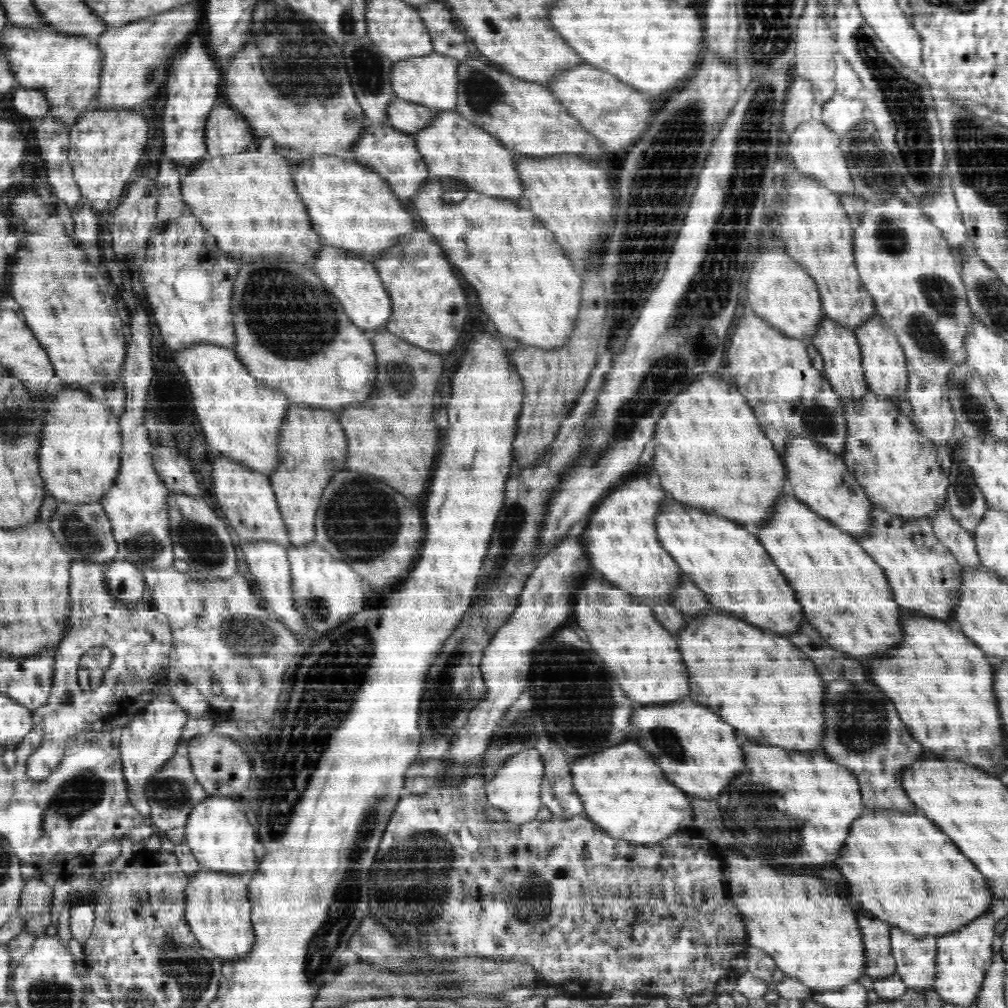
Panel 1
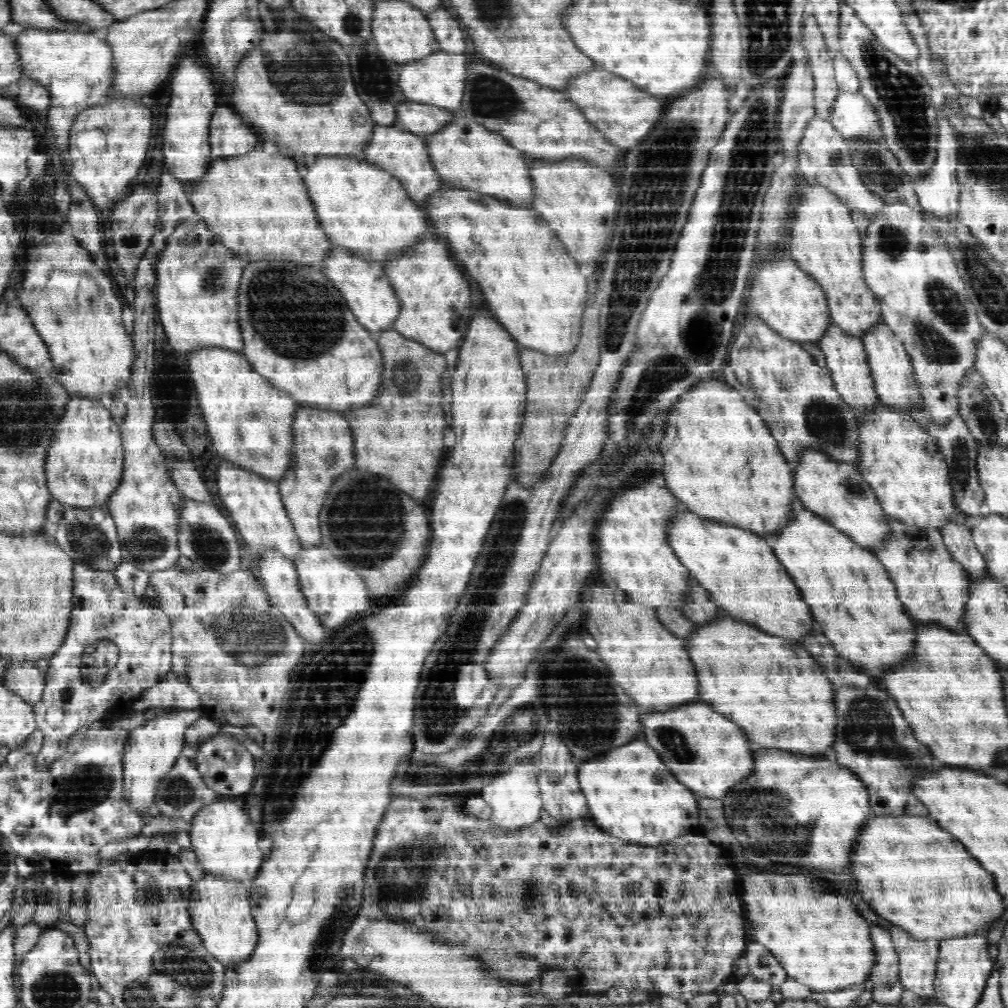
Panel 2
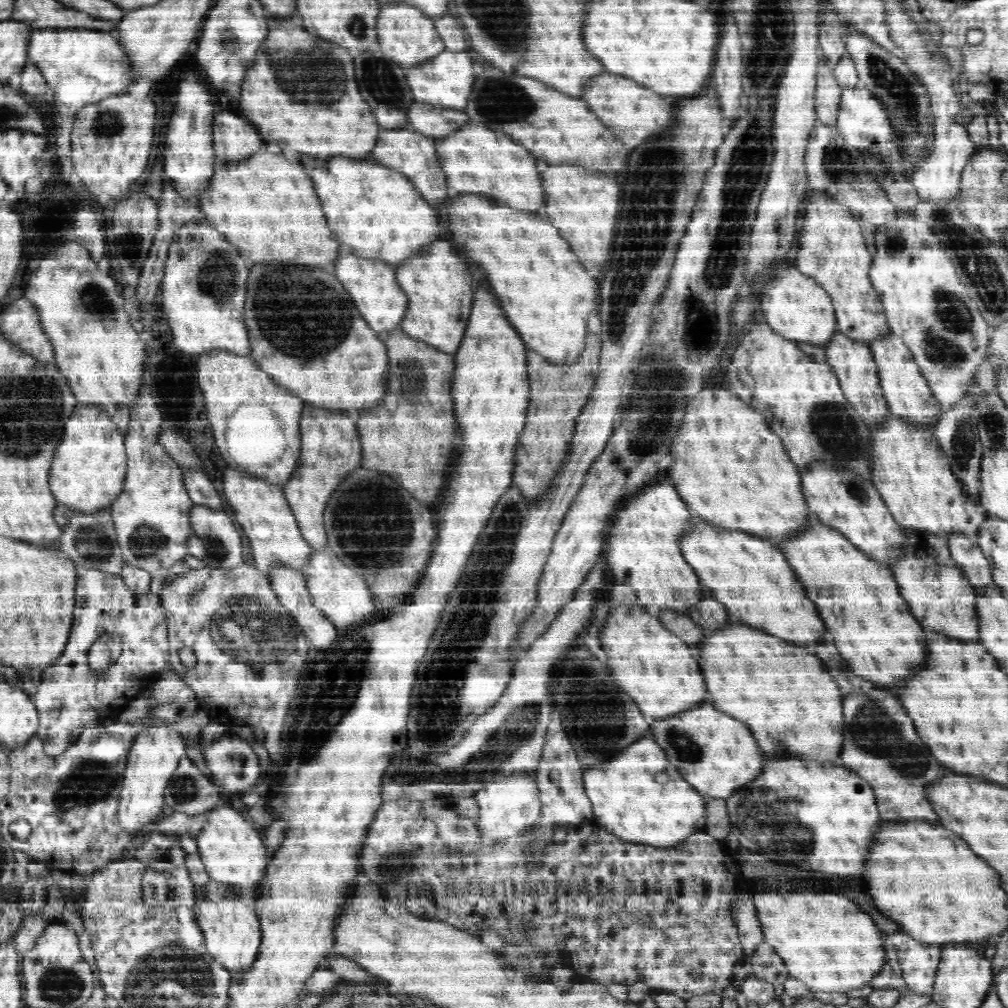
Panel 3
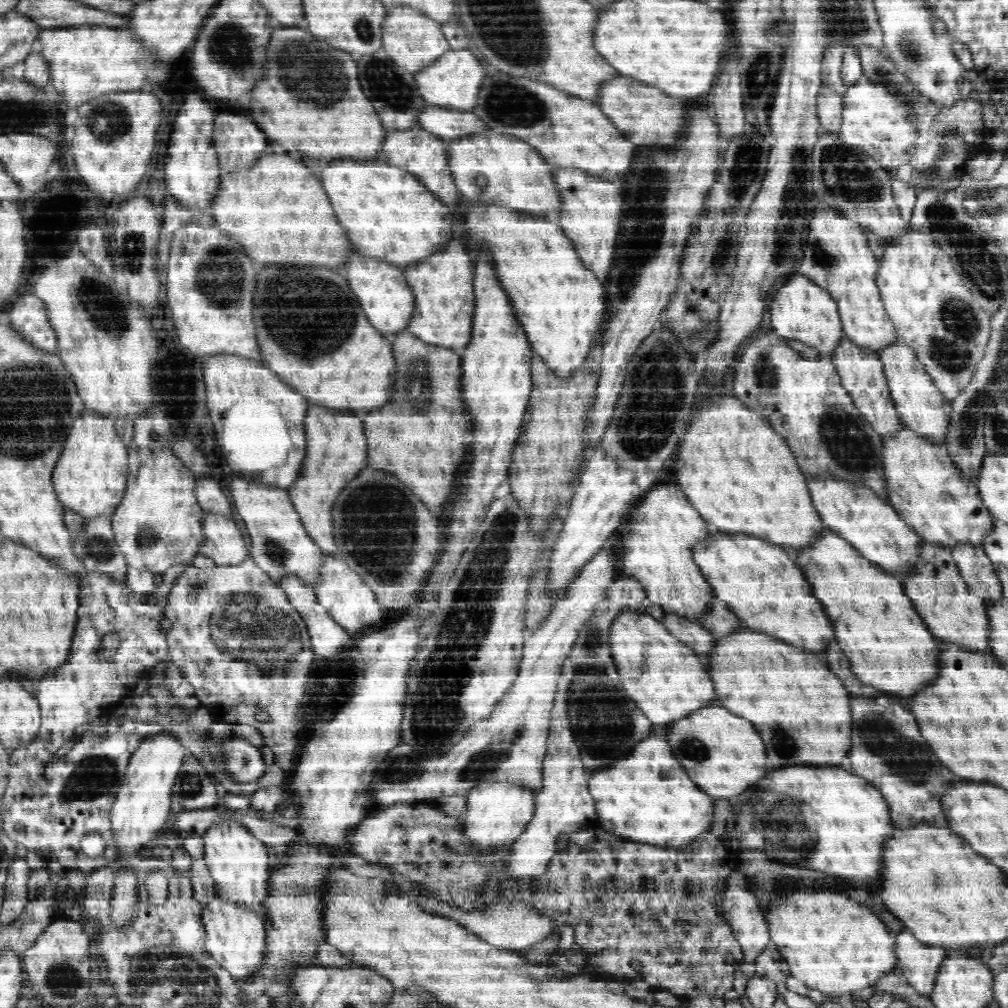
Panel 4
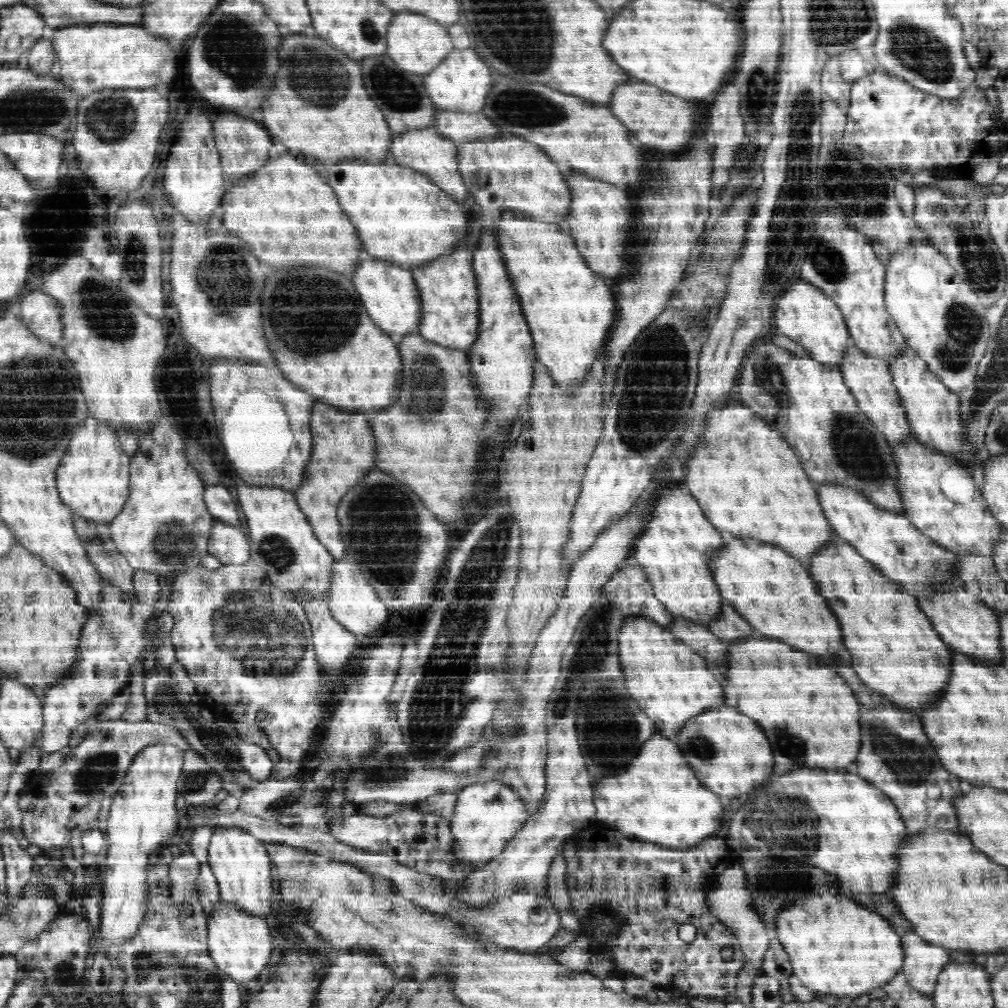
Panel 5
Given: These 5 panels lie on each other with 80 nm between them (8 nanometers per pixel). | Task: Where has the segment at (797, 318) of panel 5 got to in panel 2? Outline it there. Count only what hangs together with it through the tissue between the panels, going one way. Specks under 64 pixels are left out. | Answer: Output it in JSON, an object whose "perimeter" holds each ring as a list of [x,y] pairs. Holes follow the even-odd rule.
{"perimeter":[[[780,256],[780,260],[768,260],[760,264],[749,288],[748,306],[753,315],[785,339],[801,343],[818,342],[832,324],[826,292],[808,273],[801,271],[796,262],[788,258]]]}

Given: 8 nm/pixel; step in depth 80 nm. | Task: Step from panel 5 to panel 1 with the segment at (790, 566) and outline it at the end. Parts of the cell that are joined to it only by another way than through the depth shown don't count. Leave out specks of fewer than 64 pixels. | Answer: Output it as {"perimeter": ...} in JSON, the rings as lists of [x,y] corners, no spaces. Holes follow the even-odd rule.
{"perimeter":[[[668,500],[668,504],[664,502],[664,508],[660,508],[660,520],[655,524],[660,524],[656,532],[660,532],[660,544],[664,544],[664,550],[688,576],[692,576],[690,580],[696,582],[702,592],[712,592],[708,594],[712,606],[776,634],[798,630],[804,618],[802,608],[794,598],[794,590],[772,564],[764,546],[750,532],[736,526],[735,522],[708,516],[700,512],[700,508],[688,508],[676,500]]]}

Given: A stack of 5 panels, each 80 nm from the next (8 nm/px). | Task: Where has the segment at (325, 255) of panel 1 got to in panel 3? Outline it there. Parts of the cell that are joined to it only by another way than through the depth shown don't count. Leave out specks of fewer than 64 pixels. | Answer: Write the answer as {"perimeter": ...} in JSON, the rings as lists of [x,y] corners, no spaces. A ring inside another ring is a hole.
{"perimeter":[[[344,254],[342,266],[338,264],[336,272],[334,272],[338,278],[342,278],[345,292],[351,296],[364,321],[377,333],[382,330],[388,332],[399,330],[404,317],[407,316],[409,297],[404,290],[400,289],[395,273],[394,266],[390,266],[390,264],[384,264],[378,260],[372,264],[372,260],[362,260],[354,254]]]}

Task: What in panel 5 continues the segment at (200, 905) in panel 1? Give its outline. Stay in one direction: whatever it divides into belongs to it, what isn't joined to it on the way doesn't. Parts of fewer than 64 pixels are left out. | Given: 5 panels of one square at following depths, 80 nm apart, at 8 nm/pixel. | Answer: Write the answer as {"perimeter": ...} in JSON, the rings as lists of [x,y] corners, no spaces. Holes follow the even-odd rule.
{"perimeter":[[[222,902],[218,905],[208,919],[207,945],[209,958],[217,964],[217,968],[227,974],[238,984],[248,984],[258,979],[258,976],[268,968],[274,946],[272,946],[272,931],[268,919],[256,918],[245,911]]]}

